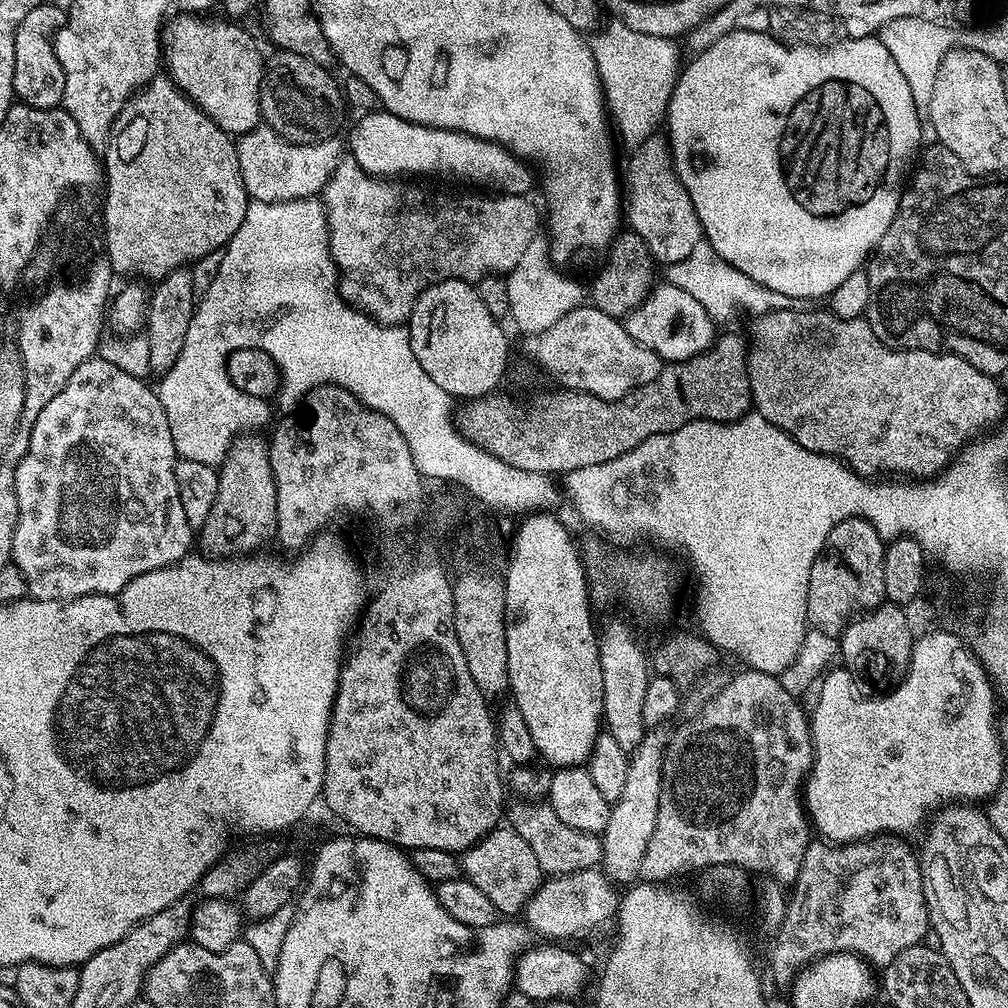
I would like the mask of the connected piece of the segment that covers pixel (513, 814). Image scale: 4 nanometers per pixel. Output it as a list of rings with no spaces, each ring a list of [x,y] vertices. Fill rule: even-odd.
[[[516,802],[507,809],[507,823],[522,838],[526,838],[526,846],[530,846],[530,851],[534,858],[538,858],[538,866],[545,877],[557,877],[572,875],[578,871],[590,871],[599,869],[604,858],[604,842],[600,836],[586,834],[566,826],[554,814],[552,805],[547,802]]]

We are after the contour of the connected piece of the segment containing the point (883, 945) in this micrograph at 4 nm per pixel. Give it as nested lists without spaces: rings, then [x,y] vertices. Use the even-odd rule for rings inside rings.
[[[872,838],[855,846],[819,843],[812,842],[808,845],[802,870],[798,870],[798,878],[791,885],[786,900],[784,921],[777,931],[780,933],[772,944],[772,976],[784,986],[791,985],[809,964],[837,954],[858,956],[869,965],[884,970],[908,948],[919,945],[930,932],[922,874],[918,870],[917,855],[913,851],[911,853],[900,845],[903,843],[888,838]]]

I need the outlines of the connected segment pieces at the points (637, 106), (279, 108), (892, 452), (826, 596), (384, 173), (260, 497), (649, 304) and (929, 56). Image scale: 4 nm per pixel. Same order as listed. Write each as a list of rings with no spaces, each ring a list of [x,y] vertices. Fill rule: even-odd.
[[[605,23],[591,37],[590,43],[600,81],[604,84],[604,102],[611,127],[618,140],[620,135],[621,142],[628,147],[627,151],[633,153],[642,146],[642,142],[646,142],[646,138],[661,131],[676,79],[682,71],[682,59],[676,49],[677,41],[638,34],[638,30],[630,30],[630,26],[611,23]]]
[[[276,54],[267,65],[264,82],[260,85],[260,115],[263,123],[273,128],[279,136],[284,136],[293,142],[315,142],[331,140],[340,128],[340,119],[346,113],[346,105],[342,95],[341,85],[336,84],[333,73],[327,68],[318,66],[301,56],[291,54]]]
[[[813,310],[801,312],[767,312],[755,317],[752,323],[752,336],[748,350],[748,373],[750,374],[750,390],[755,411],[759,412],[766,422],[778,426],[788,436],[793,436],[802,446],[811,452],[823,456],[832,456],[841,464],[852,469],[858,476],[865,478],[884,478],[887,472],[893,472],[896,478],[935,478],[948,467],[969,442],[975,441],[981,434],[995,429],[1004,416],[1004,396],[1000,393],[997,381],[986,373],[978,371],[970,362],[957,356],[938,352],[927,352],[921,348],[905,350],[903,348],[887,348],[874,334],[867,319],[843,320],[833,316],[831,311]]]
[[[859,517],[843,520],[834,528],[826,538],[824,549],[821,550],[820,557],[814,562],[808,579],[806,610],[808,611],[809,625],[813,629],[821,631],[822,634],[839,638],[843,636],[849,624],[854,620],[872,613],[885,603],[886,582],[882,582],[885,547],[886,541],[880,537],[878,530],[874,530],[874,526],[870,526],[868,522]]]
[[[387,110],[365,112],[359,117],[356,129],[352,132],[351,159],[362,166],[362,170],[373,178],[420,178],[416,176],[449,176],[452,180],[461,180],[464,184],[477,184],[480,190],[499,190],[506,196],[523,196],[532,184],[532,172],[521,157],[477,136],[471,136],[449,128],[427,128],[409,120],[398,118]]]
[[[244,434],[232,443],[232,449],[219,467],[217,500],[204,527],[199,529],[198,544],[212,558],[247,558],[259,553],[263,544],[268,544],[277,535],[276,511],[278,510],[278,490],[274,480],[274,470],[268,461],[268,444],[260,434]]]
[[[670,282],[657,283],[647,299],[623,321],[624,328],[646,350],[654,350],[665,362],[683,362],[701,356],[712,347],[717,335],[717,325],[706,314],[698,298],[686,294]]]
[[[898,18],[881,28],[878,39],[890,50],[890,58],[894,58],[898,70],[906,77],[910,85],[910,94],[914,94],[914,106],[920,119],[920,138],[924,142],[936,140],[934,122],[930,122],[930,98],[934,98],[934,82],[940,69],[940,63],[949,52],[957,47],[953,29],[946,24],[926,22],[922,18]]]

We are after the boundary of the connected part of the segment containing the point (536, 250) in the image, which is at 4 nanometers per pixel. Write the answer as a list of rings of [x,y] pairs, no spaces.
[[[540,242],[533,243],[528,253],[520,259],[519,266],[507,273],[506,279],[510,290],[510,320],[521,328],[521,333],[531,334],[550,330],[566,314],[581,307],[586,300],[586,288],[576,280],[571,280],[564,272],[559,272],[557,265],[550,259],[550,252]]]

